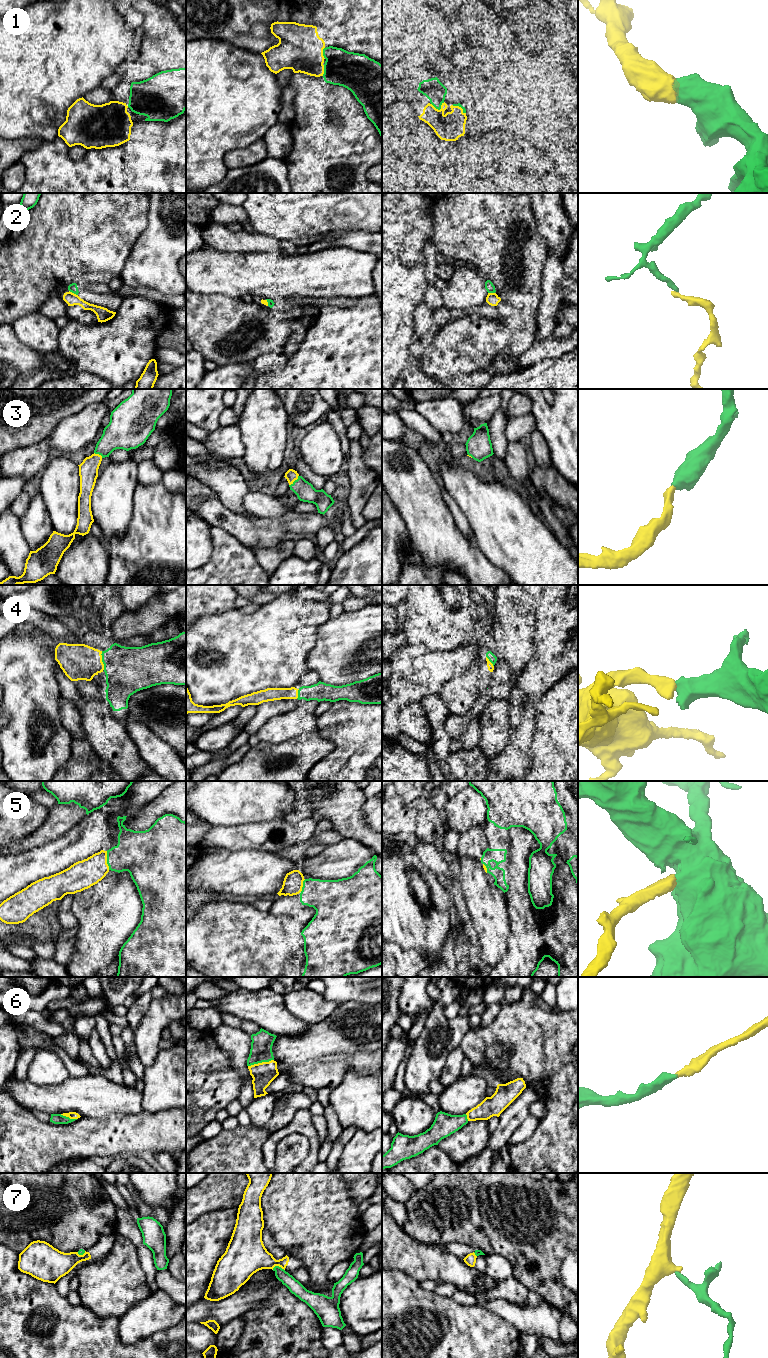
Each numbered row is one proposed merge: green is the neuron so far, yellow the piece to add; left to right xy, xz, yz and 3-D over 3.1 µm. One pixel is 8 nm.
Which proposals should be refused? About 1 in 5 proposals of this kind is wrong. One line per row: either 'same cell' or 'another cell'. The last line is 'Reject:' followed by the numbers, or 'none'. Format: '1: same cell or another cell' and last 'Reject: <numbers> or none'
1: same cell
2: another cell
3: same cell
4: same cell
5: same cell
6: same cell
7: another cell
Reject: 2, 7

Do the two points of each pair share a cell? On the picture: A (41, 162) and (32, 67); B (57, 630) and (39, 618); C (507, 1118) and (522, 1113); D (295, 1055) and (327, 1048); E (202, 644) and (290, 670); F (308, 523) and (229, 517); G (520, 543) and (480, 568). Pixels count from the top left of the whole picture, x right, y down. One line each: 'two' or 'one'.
A: two
B: one
C: one
D: one
E: one
F: one
G: two

